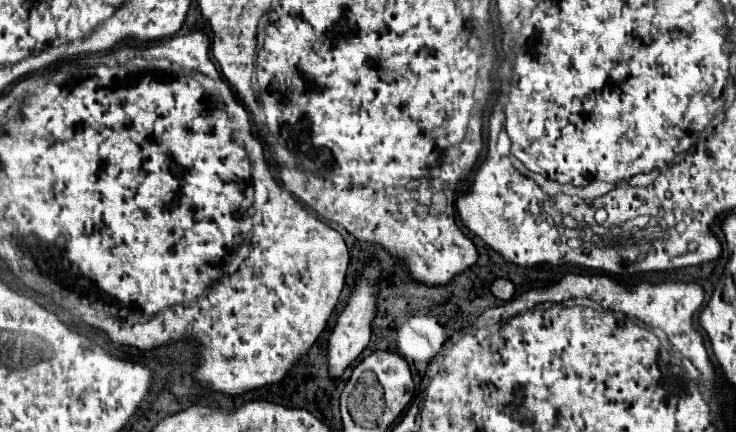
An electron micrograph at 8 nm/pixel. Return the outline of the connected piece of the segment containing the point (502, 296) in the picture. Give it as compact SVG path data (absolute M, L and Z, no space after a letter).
M497 278L497 280L491 284L491 292L493 292L495 298L507 302L507 300L513 298L513 294L515 294L515 286L513 286L509 280L505 280L505 278Z

